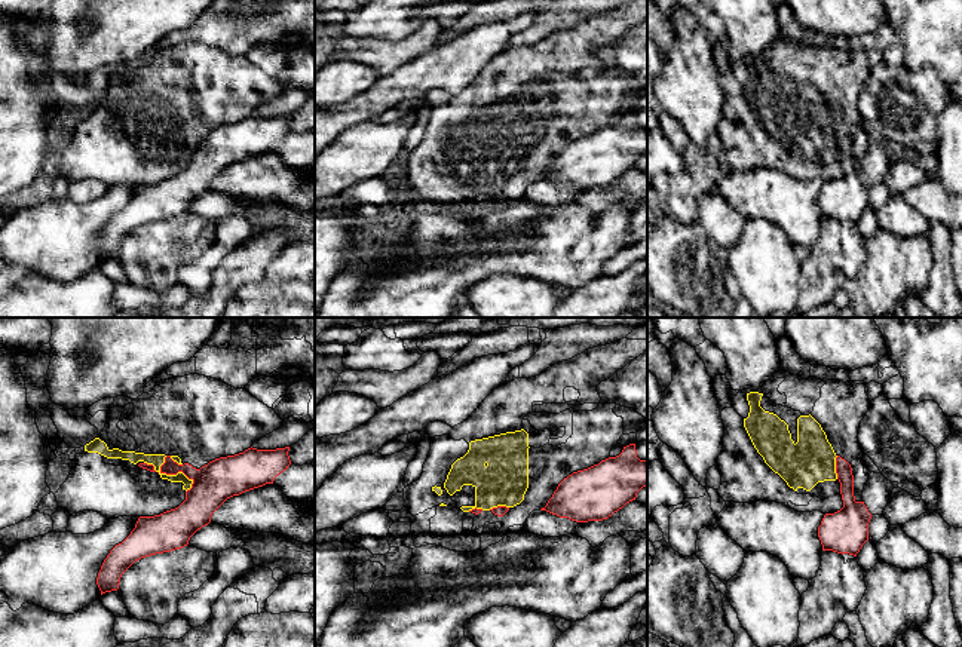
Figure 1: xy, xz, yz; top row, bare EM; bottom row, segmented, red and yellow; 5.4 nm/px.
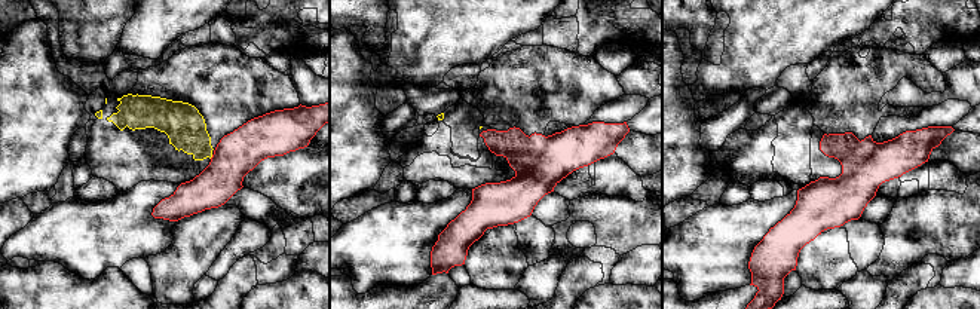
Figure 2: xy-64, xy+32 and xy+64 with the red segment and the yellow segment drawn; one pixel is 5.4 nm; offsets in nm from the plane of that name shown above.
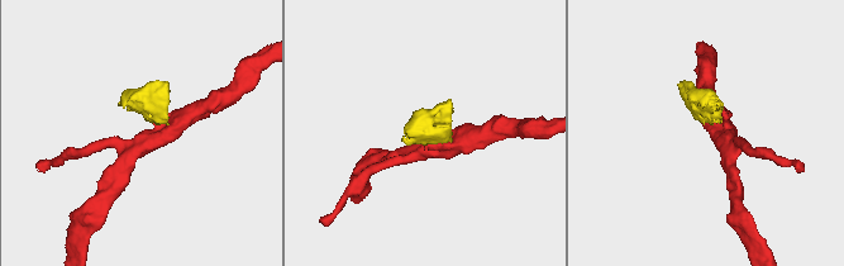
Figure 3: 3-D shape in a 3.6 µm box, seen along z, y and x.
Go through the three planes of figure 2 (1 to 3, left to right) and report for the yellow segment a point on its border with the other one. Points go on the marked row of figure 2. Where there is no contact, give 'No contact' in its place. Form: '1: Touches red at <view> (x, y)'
1: Touches red at xy-64 (213, 156)
2: No contact
3: No contact

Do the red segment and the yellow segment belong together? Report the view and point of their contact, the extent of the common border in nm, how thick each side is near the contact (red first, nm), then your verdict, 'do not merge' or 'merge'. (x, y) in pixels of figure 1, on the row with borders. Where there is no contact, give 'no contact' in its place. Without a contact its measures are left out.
xy (171, 474) | 300 nm | 220/70 nm | do not merge

